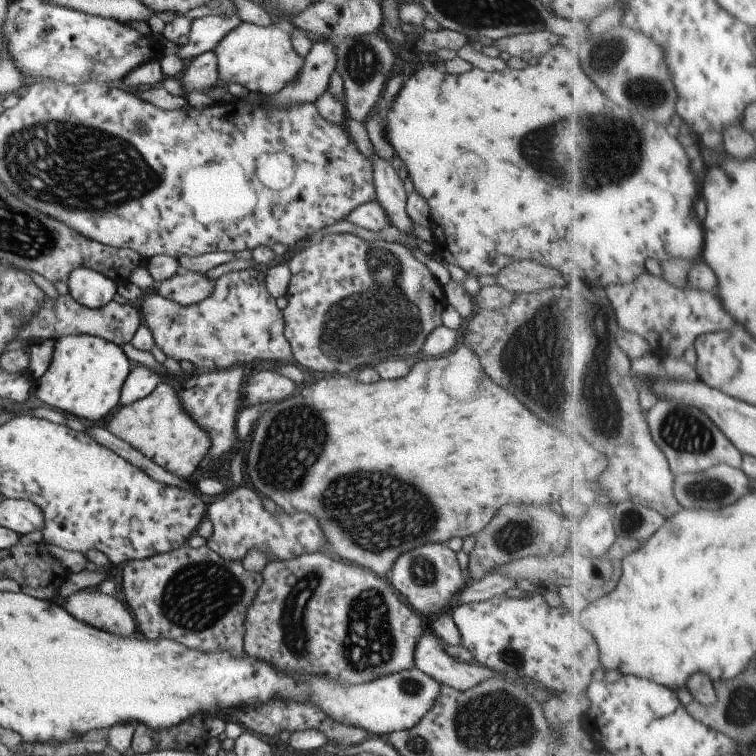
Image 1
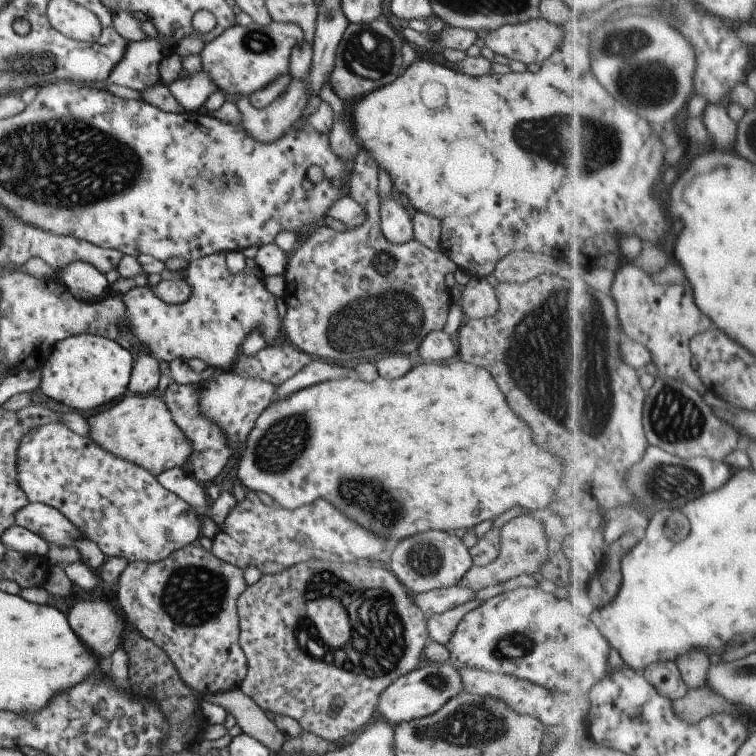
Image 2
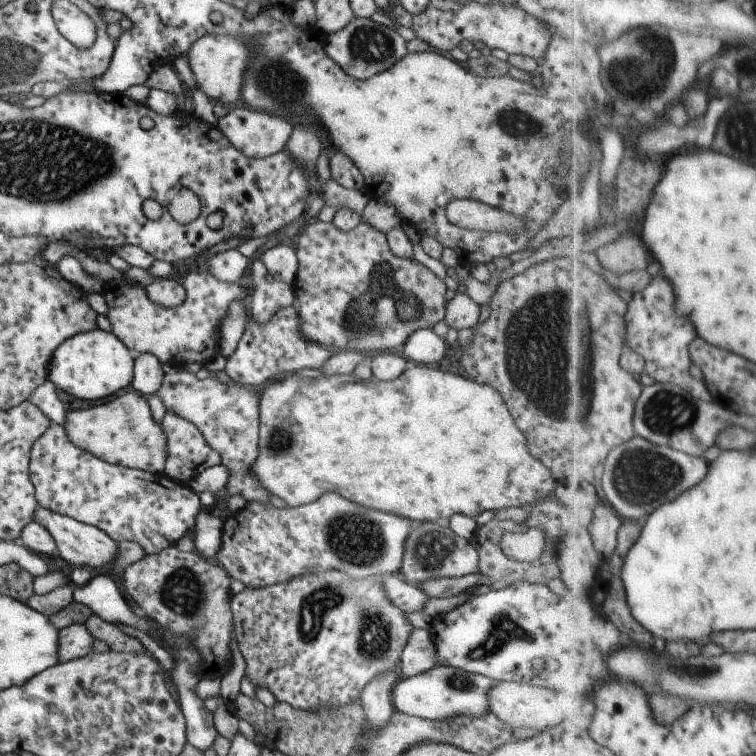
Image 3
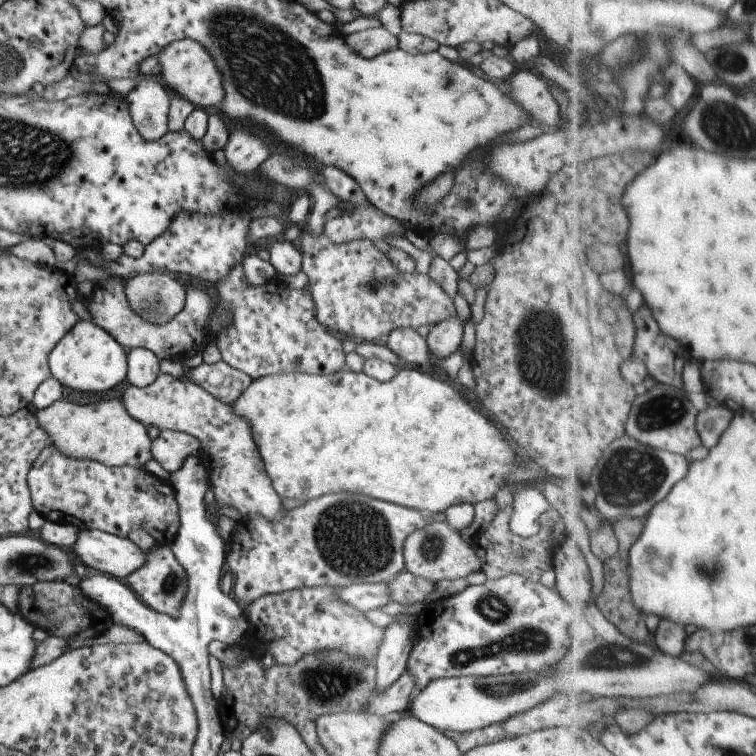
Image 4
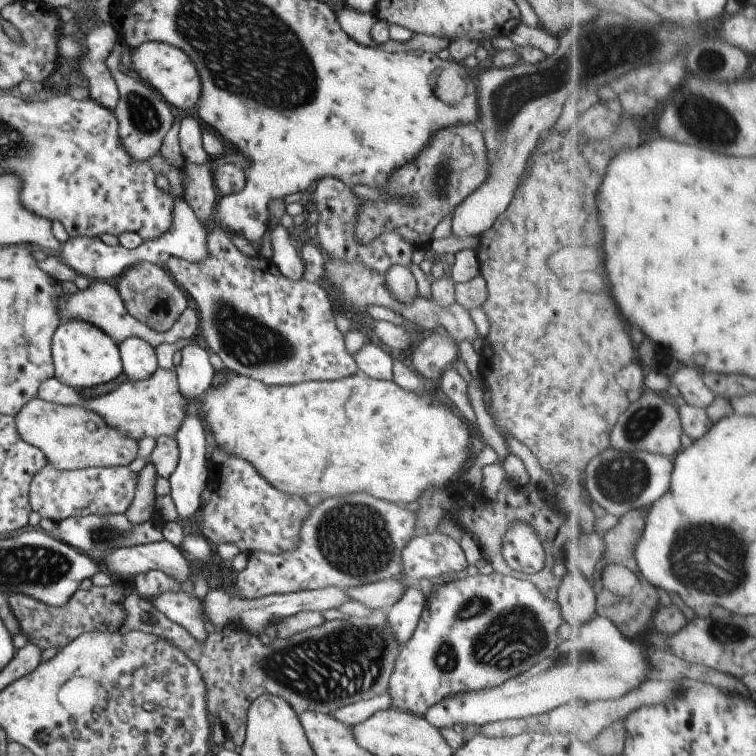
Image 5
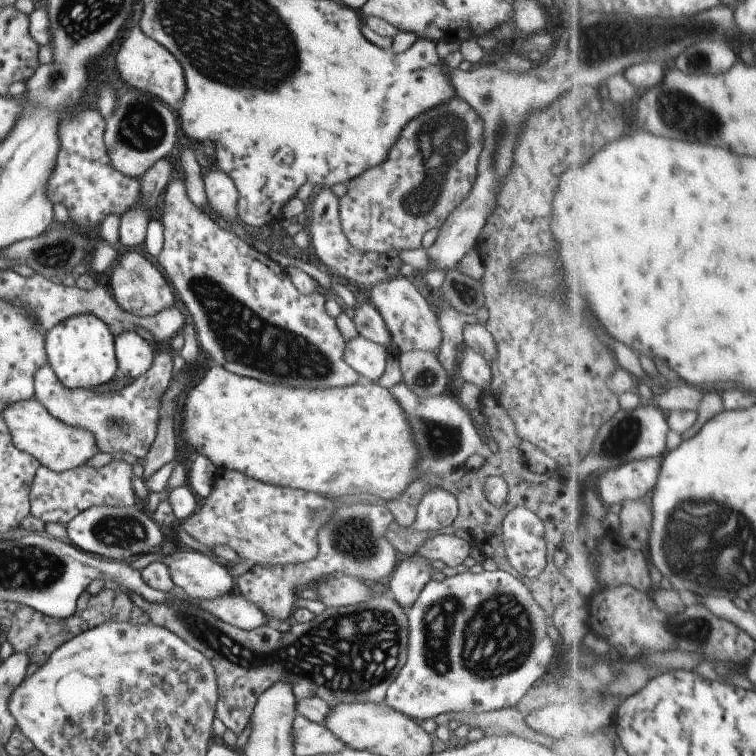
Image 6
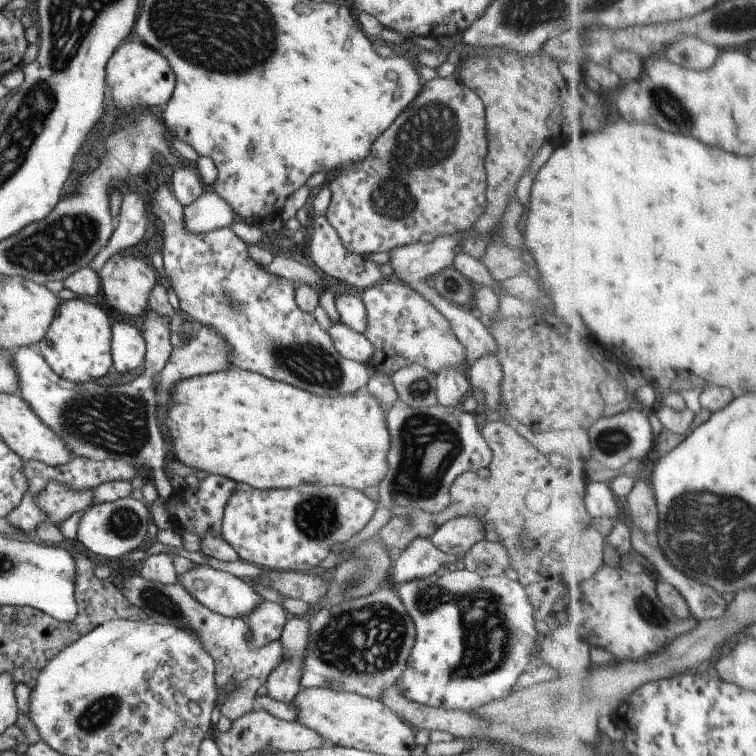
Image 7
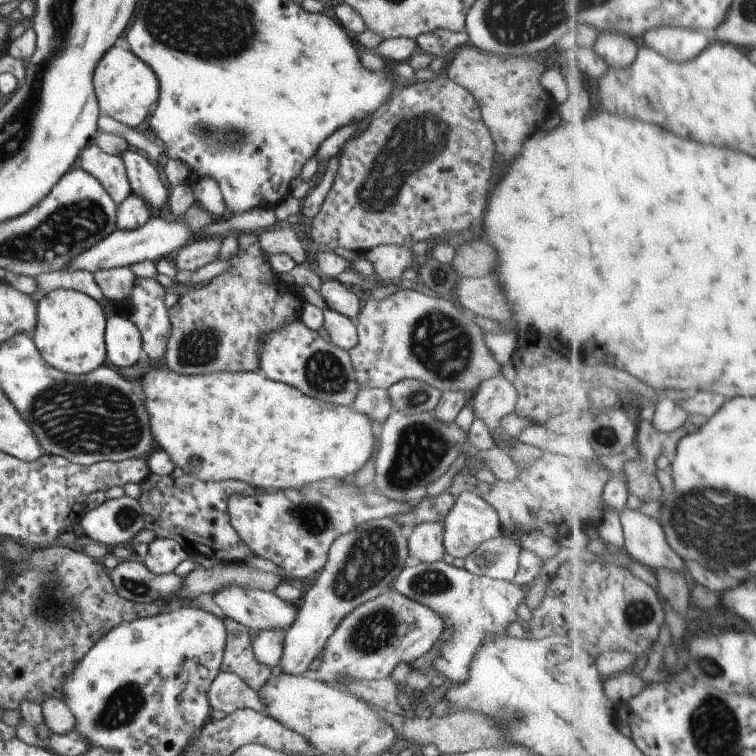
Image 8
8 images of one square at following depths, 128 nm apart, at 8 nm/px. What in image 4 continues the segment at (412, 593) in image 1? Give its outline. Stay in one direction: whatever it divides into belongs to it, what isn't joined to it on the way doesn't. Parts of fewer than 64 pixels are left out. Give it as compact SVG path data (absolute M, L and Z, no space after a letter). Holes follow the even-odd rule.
M431 522L421 530L411 532L403 542L402 554L406 572L433 582L465 578L472 572L479 571L481 566L475 550L445 522Z

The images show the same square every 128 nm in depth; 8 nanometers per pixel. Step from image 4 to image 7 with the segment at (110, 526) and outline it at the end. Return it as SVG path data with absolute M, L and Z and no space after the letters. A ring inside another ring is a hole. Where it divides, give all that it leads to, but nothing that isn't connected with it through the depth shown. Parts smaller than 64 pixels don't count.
M50 481L36 496L36 503L46 514L48 522L59 526L73 512L87 509L91 502L91 491L70 491L58 482Z

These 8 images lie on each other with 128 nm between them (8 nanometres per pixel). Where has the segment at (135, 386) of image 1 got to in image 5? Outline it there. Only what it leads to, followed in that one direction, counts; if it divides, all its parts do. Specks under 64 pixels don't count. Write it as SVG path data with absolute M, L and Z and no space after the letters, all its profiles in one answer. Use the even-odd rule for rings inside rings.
M127 337L117 344L122 372L129 381L149 378L157 368L154 348L137 337Z

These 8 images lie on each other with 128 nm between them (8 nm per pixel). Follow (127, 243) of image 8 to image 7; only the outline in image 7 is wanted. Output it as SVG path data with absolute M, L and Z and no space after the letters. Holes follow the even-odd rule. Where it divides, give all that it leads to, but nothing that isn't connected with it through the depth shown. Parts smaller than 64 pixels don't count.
M211 189L204 190L190 205L182 210L182 223L187 232L206 233L227 227L235 221L230 206Z

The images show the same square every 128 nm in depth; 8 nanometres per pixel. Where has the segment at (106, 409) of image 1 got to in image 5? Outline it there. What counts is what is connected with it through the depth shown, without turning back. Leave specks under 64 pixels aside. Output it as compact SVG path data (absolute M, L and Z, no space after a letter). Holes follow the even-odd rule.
M67 319L55 327L50 340L54 377L71 388L91 388L117 378L122 372L118 346L100 328L88 322Z

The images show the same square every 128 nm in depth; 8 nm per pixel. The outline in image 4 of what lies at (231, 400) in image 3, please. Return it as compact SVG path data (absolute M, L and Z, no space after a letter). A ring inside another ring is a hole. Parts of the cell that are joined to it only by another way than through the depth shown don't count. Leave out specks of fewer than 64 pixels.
M161 373L149 386L127 386L121 394L121 404L127 414L143 424L145 429L153 426L159 431L183 432L199 440L209 478L207 482L214 493L214 504L217 504L218 509L231 506L239 512L242 520L253 514L271 522L285 516L281 499L274 492L257 452L251 426L245 418L231 410L231 404L223 404L191 380L181 381Z

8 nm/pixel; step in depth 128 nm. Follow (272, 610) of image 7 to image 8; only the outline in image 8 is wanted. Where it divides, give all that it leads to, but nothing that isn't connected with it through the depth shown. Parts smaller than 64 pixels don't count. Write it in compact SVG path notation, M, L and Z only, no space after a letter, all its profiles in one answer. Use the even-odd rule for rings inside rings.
M259 631L256 634L252 633L251 639L251 654L259 664L268 666L270 669L280 664L283 631Z

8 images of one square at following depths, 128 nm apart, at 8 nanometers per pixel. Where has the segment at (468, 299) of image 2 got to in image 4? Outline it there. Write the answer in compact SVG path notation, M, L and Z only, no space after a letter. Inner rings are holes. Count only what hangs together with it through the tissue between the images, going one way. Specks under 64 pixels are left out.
M453 310L453 316L447 316L445 320L437 322L430 328L430 334L425 336L425 342L429 352L443 361L443 358L447 358L449 354L460 348L462 338L463 326L457 312Z

